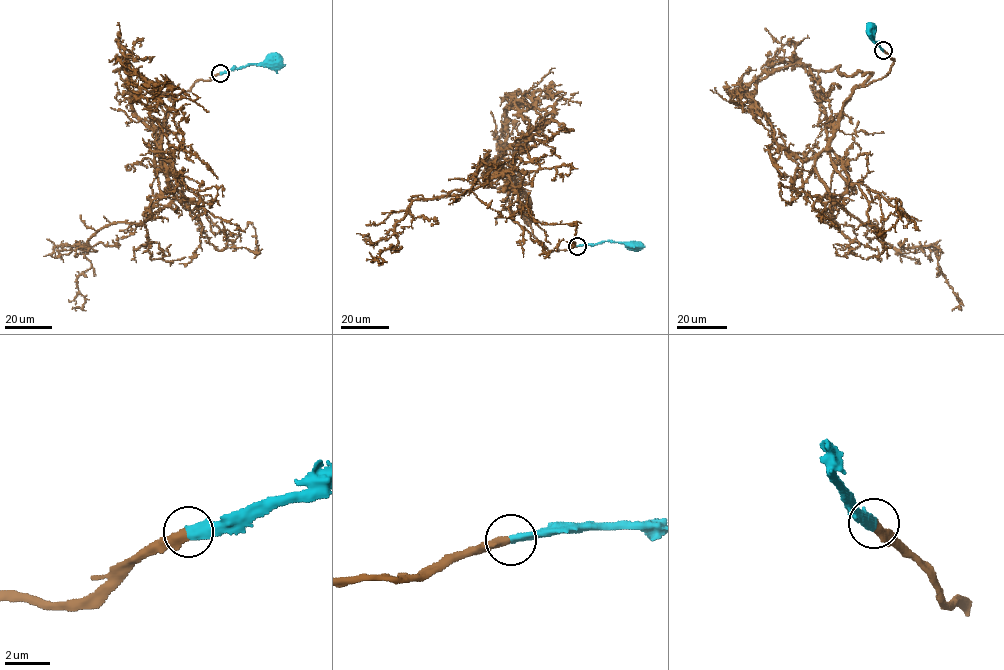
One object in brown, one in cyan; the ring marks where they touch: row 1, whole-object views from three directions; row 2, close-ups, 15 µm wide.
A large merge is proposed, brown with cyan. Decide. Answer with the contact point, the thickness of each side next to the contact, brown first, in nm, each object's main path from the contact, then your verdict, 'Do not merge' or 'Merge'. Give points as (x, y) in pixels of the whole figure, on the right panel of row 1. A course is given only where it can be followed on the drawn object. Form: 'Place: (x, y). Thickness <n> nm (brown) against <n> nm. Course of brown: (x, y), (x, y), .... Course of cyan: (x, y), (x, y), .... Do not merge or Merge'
Place: (883, 50). Thickness 420 nm (brown) against 440 nm. Course of brown: (883, 50), (889, 72), (842, 108), (827, 193), (900, 251), (936, 246), (961, 301), (952, 310). Course of cyan: (883, 50), (871, 39), (871, 31). Merge

